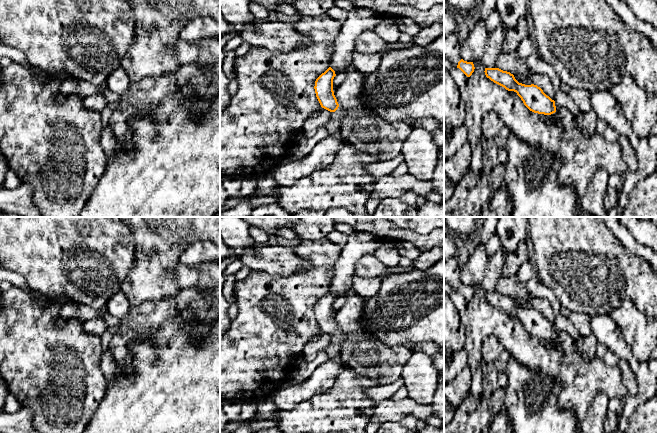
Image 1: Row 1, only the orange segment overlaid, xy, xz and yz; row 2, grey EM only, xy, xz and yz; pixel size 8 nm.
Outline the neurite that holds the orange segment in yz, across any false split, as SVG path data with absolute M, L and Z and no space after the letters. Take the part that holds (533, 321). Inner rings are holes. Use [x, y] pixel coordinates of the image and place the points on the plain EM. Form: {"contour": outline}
{"contour": "M485 292L484 296L486 301L494 307L508 315L516 316L530 335L544 339L551 339L556 336L555 325L537 309L519 307L513 298L499 292Z"}

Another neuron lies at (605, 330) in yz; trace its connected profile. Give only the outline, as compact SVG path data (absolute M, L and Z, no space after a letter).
M590 316L592 335L619 358L625 359L637 379L637 393L626 396L620 403L618 433L628 428L630 416L645 401L657 395L657 359L637 361L622 338L617 324L609 316Z

